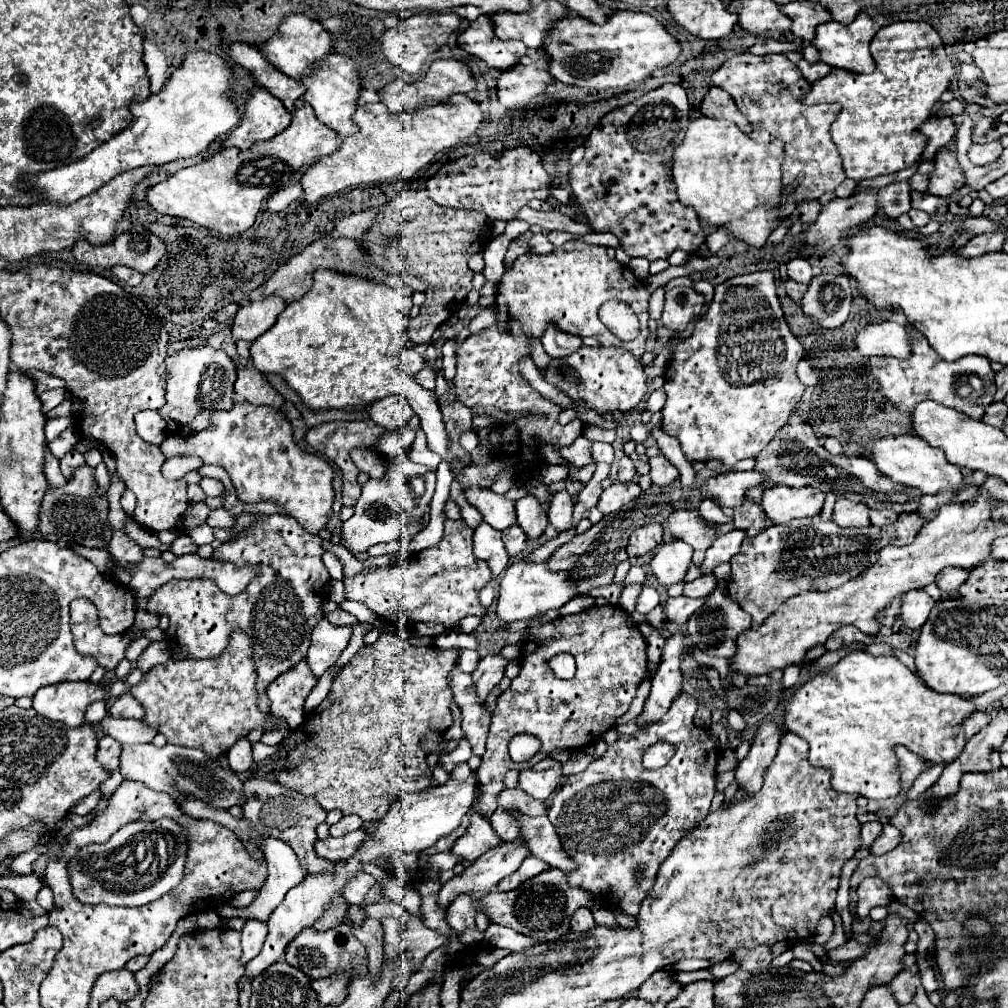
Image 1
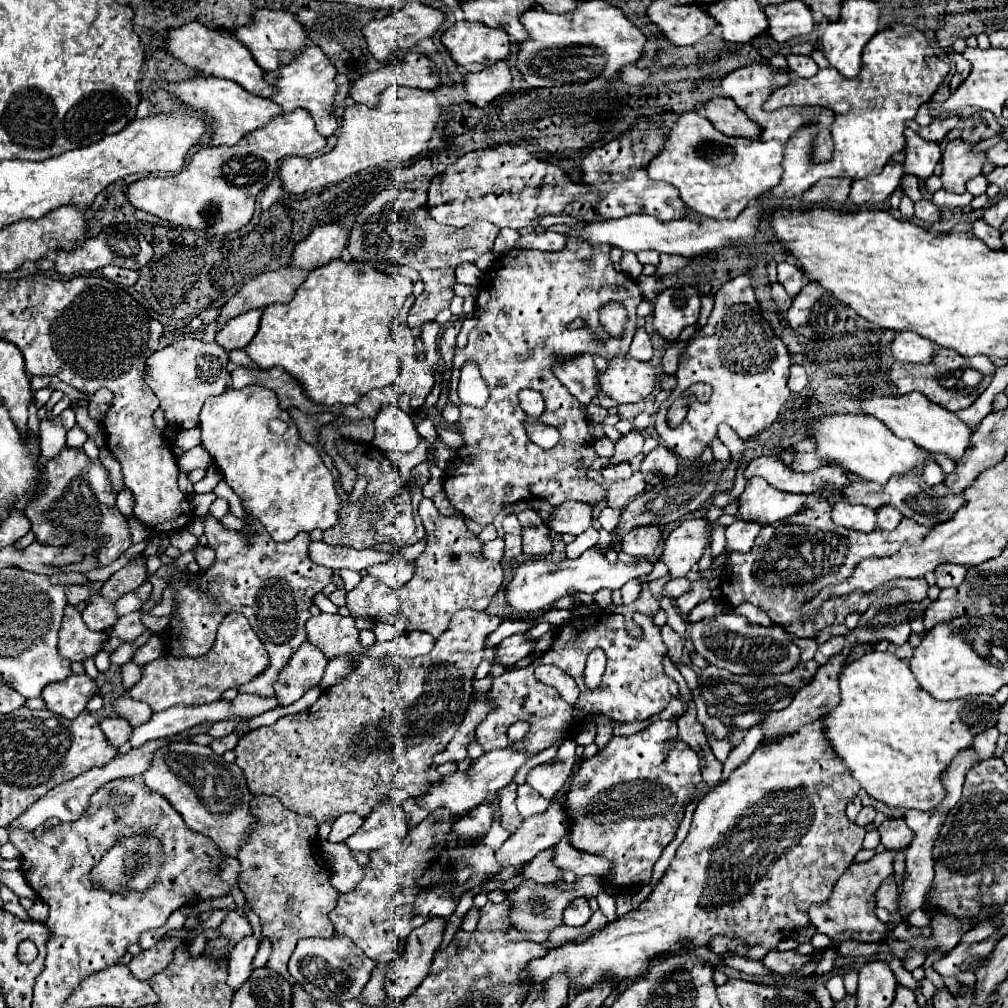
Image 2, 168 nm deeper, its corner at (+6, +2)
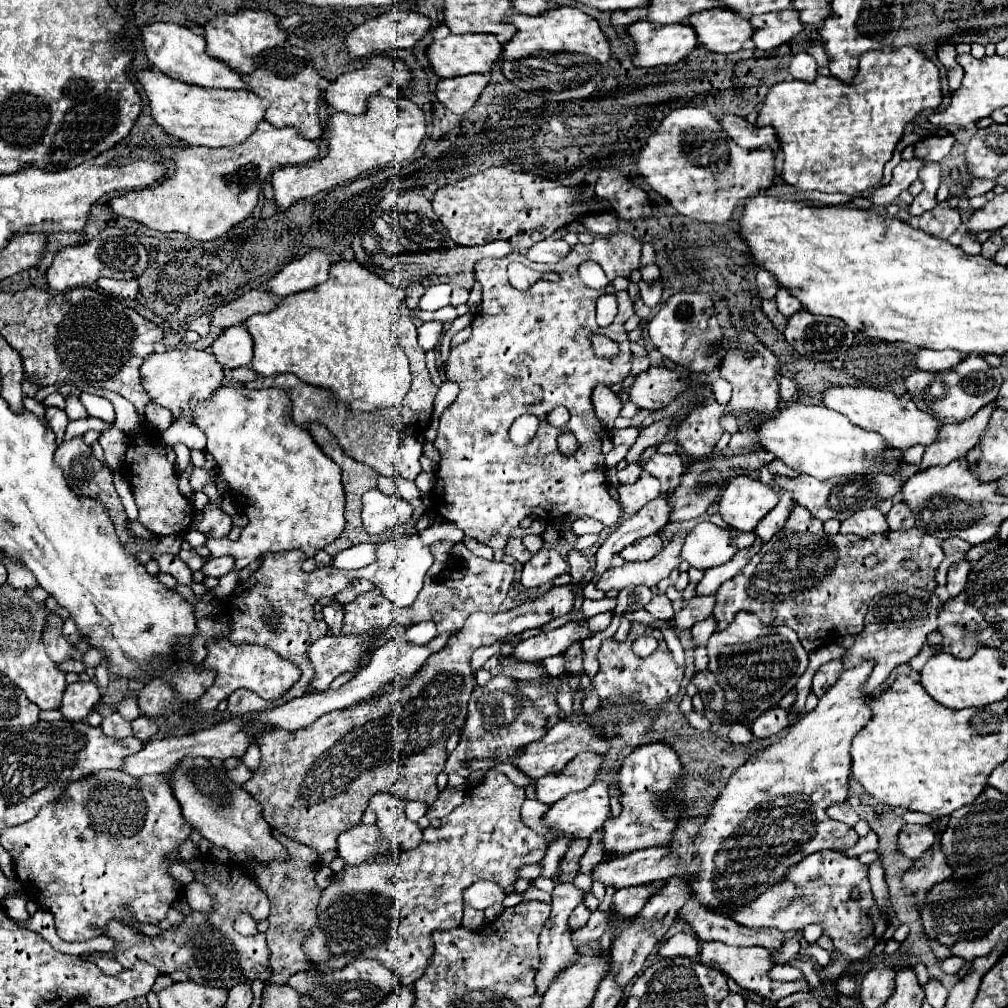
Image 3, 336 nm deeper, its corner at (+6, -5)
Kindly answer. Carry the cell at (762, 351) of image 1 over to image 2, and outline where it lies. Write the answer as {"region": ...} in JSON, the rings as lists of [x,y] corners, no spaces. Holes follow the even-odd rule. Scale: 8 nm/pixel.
{"region":[[[735,277],[719,289],[707,325],[685,347],[679,361],[679,371],[675,373],[677,387],[659,407],[655,431],[659,433],[665,447],[683,459],[697,459],[717,435],[719,423],[731,425],[737,435],[747,441],[769,429],[771,423],[779,417],[783,403],[791,395],[787,387],[789,367],[791,357],[787,347],[777,339],[769,323],[759,313],[751,277]],[[693,383],[709,383],[713,387],[711,399],[707,403],[697,403],[691,399],[687,417],[679,427],[671,429],[667,425],[667,411],[671,403]]]}

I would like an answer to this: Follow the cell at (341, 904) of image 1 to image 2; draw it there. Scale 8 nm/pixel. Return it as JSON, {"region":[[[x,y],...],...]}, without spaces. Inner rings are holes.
{"region":[[[255,797],[251,807],[253,807],[253,815],[259,815],[259,823],[251,831],[249,843],[245,847],[241,847],[237,853],[237,859],[241,863],[241,873],[239,873],[237,881],[239,881],[239,887],[245,893],[245,897],[251,901],[253,913],[257,913],[261,919],[263,937],[267,937],[273,945],[271,957],[267,961],[267,969],[279,973],[291,985],[295,985],[295,979],[287,971],[287,961],[299,939],[333,935],[333,927],[329,923],[329,913],[337,905],[337,891],[329,883],[331,871],[329,871],[327,861],[323,859],[323,851],[321,851],[321,845],[317,839],[317,823],[313,823],[313,819],[301,817],[301,815],[289,811],[287,807],[281,805],[279,799],[273,799],[273,797]]]}

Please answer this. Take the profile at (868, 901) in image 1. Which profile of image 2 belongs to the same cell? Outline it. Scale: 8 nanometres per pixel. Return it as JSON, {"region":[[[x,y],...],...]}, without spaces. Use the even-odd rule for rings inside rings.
{"region":[[[889,875],[883,881],[883,885],[879,887],[877,905],[891,911],[891,913],[897,909],[897,879],[895,879],[895,875]]]}

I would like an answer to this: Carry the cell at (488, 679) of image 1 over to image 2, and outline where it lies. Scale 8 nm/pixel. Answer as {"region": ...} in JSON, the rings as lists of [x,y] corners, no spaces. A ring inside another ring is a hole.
{"region":[[[513,635],[503,639],[497,647],[495,647],[495,655],[501,661],[503,667],[509,667],[513,663],[517,663],[519,659],[525,659],[527,655],[531,655],[535,651],[535,639],[529,635]]]}

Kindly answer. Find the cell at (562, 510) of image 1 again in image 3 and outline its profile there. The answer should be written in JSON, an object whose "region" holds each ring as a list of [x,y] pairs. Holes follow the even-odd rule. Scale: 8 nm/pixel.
{"region":[[[585,516],[577,518],[577,520],[571,524],[571,530],[573,530],[573,534],[577,534],[577,536],[581,536],[581,534],[599,534],[603,528],[605,528],[605,526],[603,526],[601,522],[597,522],[597,520],[593,520],[593,518],[585,518]]]}

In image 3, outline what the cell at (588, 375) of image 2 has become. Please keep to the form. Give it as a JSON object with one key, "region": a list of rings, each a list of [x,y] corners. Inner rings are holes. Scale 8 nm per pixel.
{"region":[[[595,386],[593,388],[593,410],[597,418],[601,420],[601,424],[613,430],[613,420],[619,416],[619,410],[621,410],[621,400],[607,386]]]}

